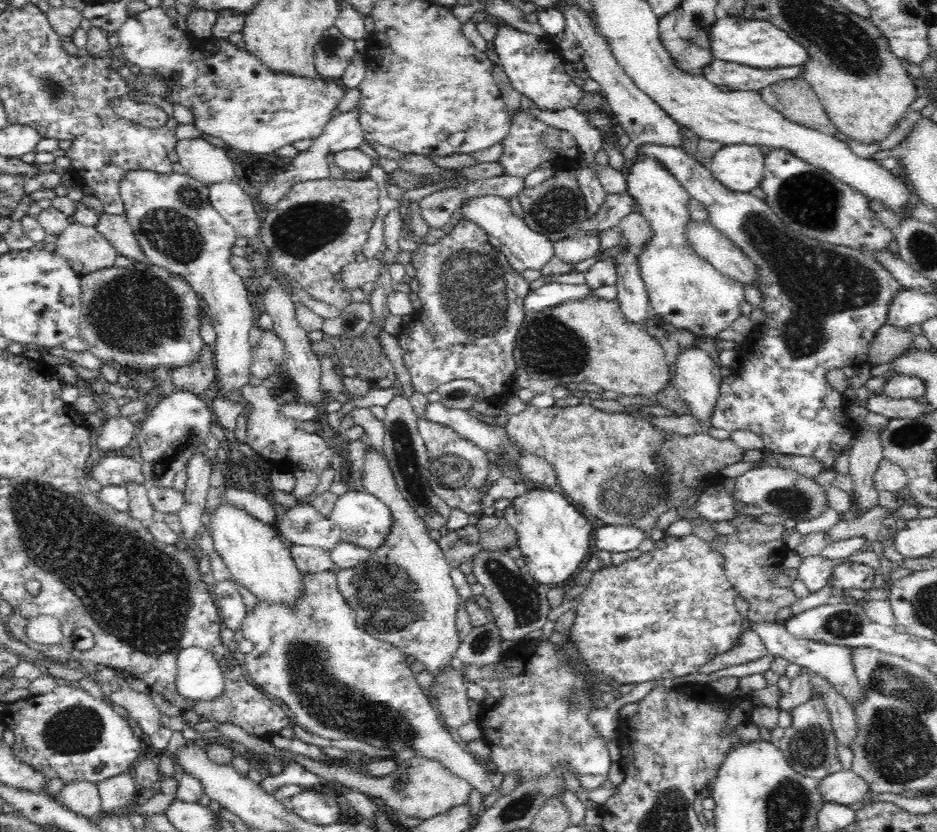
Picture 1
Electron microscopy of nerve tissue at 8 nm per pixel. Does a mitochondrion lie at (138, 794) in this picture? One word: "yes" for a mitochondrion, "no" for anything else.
no

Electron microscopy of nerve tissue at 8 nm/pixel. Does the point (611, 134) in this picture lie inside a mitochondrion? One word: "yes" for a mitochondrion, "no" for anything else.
no

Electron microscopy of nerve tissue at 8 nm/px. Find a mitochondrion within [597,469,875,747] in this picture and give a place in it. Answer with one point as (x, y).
(795, 500)

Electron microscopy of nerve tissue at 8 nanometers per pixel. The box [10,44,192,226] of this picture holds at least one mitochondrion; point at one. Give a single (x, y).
(53, 89)

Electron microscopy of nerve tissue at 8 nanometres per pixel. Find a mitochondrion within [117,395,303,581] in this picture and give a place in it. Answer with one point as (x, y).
(183, 441)

